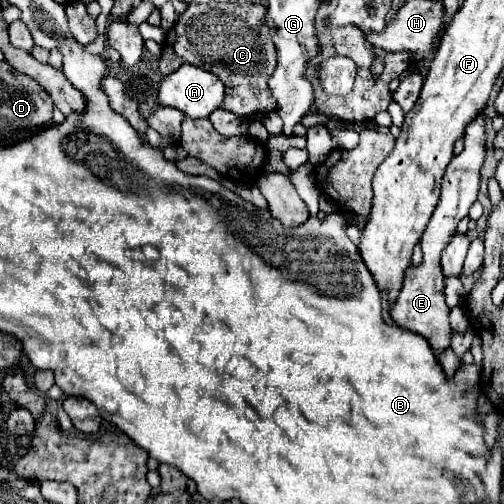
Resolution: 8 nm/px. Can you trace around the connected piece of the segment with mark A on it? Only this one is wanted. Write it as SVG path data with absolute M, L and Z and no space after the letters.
M192 64L180 66L160 82L158 106L178 108L188 118L208 118L224 100L224 84Z

